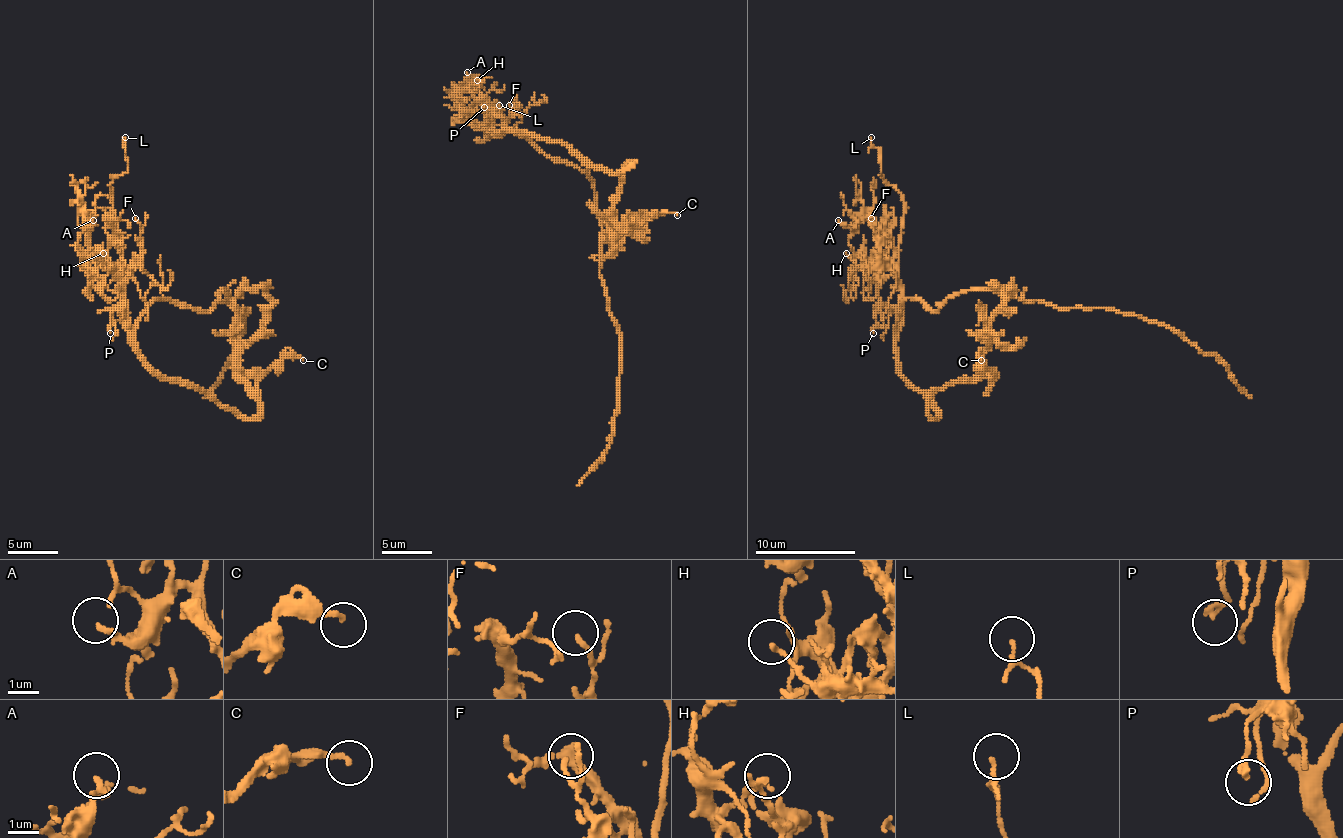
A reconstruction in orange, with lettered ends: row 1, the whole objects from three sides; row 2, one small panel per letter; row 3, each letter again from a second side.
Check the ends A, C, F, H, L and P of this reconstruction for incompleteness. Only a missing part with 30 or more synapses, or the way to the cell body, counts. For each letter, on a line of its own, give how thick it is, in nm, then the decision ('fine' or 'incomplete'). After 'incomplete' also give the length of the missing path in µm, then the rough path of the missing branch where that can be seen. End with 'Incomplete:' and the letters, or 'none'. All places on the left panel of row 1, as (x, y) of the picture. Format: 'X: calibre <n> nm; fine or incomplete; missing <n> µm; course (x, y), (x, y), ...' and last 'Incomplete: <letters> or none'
A: calibre 200 nm; fine
C: calibre 160 nm; fine
F: calibre 140 nm; fine
H: calibre 140 nm; fine
L: calibre 110 nm; fine
P: calibre 190 nm; fine
Incomplete: none

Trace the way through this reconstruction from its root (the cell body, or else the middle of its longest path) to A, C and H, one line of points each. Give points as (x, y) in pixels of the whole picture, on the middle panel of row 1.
A: (594, 190), (582, 170), (554, 162), (527, 137), (499, 135), (482, 102), (459, 97), (452, 82), (467, 72)
C: (594, 190), (597, 218), (607, 238), (612, 218), (619, 225), (642, 225), (659, 213), (677, 215)
H: (594, 190), (582, 170), (554, 162), (527, 137), (509, 130), (499, 135), (487, 122), (487, 100), (477, 80)

